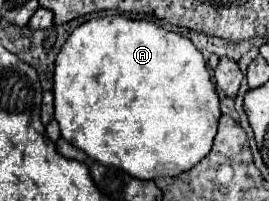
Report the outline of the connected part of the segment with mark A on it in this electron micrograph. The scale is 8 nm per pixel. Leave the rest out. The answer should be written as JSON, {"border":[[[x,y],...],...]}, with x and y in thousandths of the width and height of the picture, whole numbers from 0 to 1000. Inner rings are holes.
{"border":[[[383,80],[383,90],[346,90],[316,119],[301,119],[294,139],[279,139],[264,159],[264,179],[249,189],[249,209],[234,219],[212,299],[204,299],[204,428],[197,428],[197,468],[204,468],[204,597],[227,627],[227,677],[271,716],[279,736],[309,746],[323,776],[405,816],[405,826],[435,826],[457,836],[465,856],[494,866],[502,886],[524,896],[569,896],[584,876],[658,876],[703,836],[717,836],[740,796],[755,796],[792,726],[792,687],[807,667],[807,607],[822,577],[814,547],[814,478],[807,478],[807,438],[777,388],[777,348],[762,318],[755,269],[717,229],[717,209],[673,169],[628,159],[554,100],[487,100],[465,80]]]}

